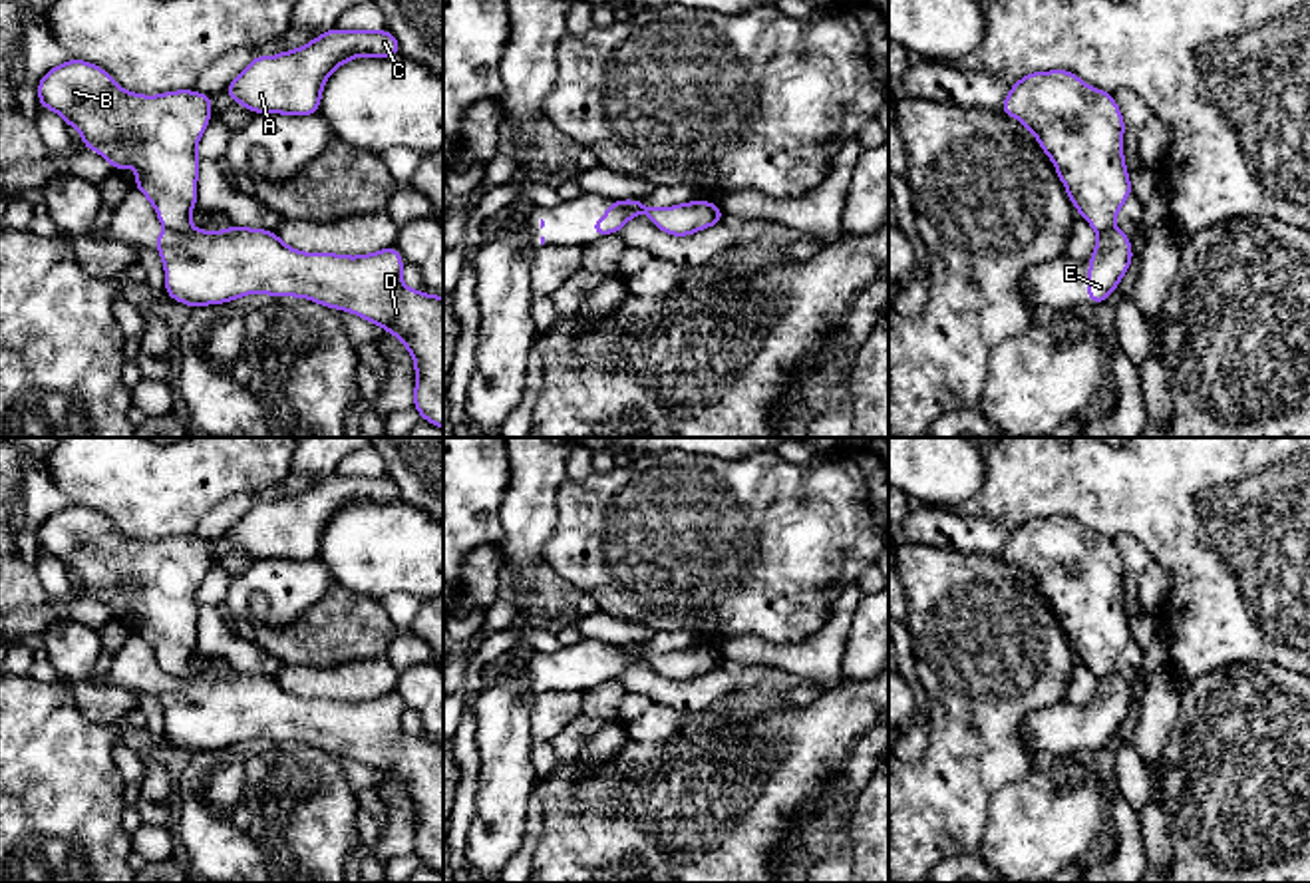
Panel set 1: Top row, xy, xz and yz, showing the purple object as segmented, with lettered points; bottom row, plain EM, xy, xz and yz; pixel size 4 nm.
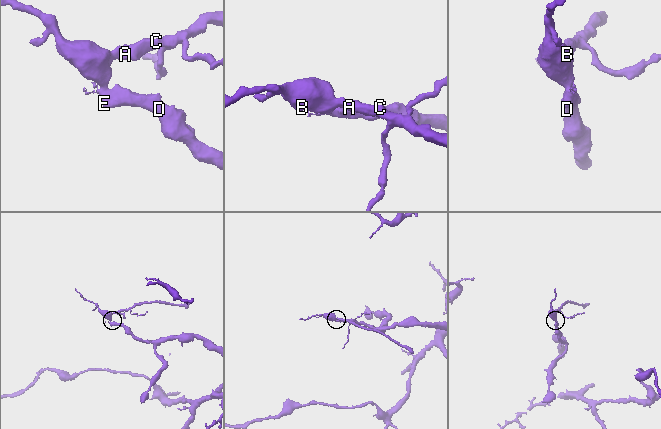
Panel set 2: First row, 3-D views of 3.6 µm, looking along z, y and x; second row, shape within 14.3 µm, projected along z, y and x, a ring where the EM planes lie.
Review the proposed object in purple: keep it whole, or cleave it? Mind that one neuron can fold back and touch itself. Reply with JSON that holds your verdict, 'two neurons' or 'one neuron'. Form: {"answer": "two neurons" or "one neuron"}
{"answer": "two neurons"}

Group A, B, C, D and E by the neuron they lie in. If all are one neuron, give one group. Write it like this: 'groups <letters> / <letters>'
groups A B C / D E

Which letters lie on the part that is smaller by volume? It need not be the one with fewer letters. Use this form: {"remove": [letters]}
{"remove": ["A", "B", "C"]}

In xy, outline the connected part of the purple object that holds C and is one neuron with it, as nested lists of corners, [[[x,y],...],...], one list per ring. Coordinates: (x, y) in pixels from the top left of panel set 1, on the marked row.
[[[332,28],[298,50],[280,52],[272,58],[252,56],[248,68],[223,91],[254,113],[310,115],[320,111],[324,84],[338,66],[344,66],[352,58],[388,58],[396,54],[402,54],[402,50],[390,30],[344,32],[340,28]]]

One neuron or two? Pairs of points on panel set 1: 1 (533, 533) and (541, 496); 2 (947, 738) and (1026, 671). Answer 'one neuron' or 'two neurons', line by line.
1: one neuron
2: one neuron

